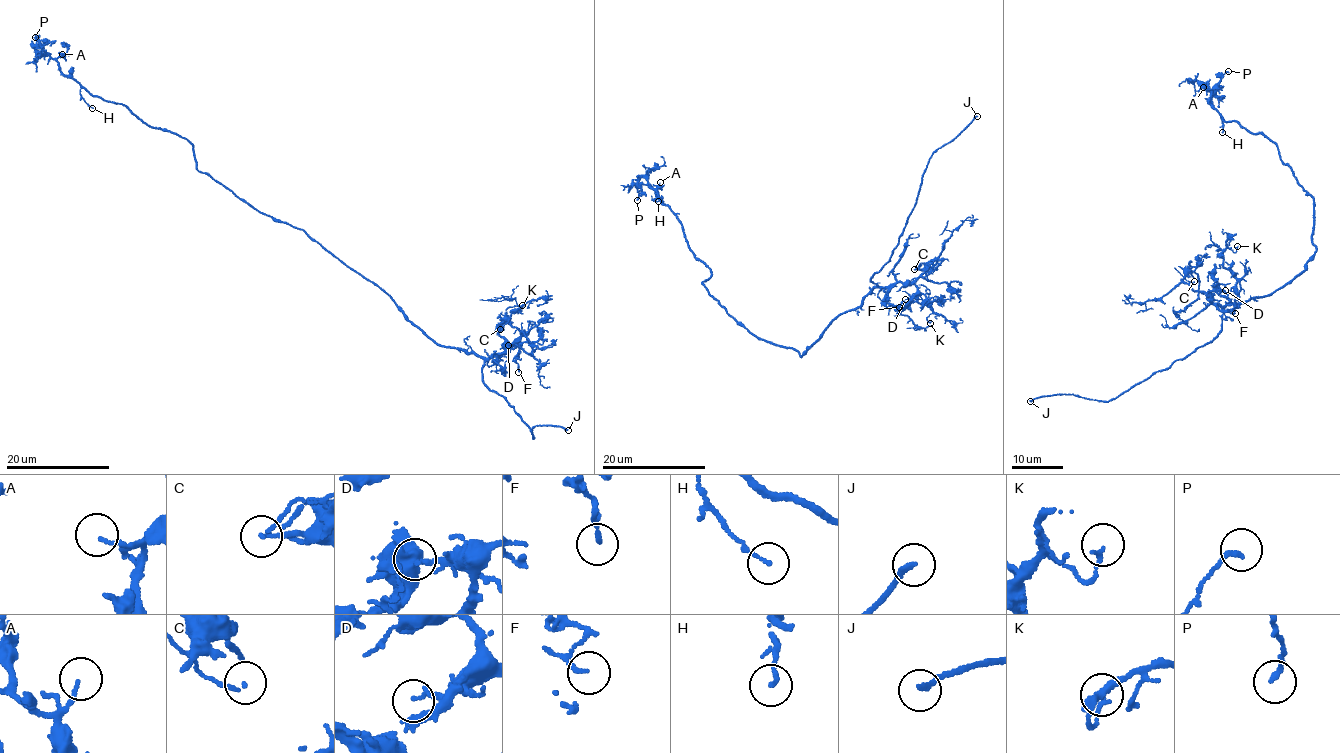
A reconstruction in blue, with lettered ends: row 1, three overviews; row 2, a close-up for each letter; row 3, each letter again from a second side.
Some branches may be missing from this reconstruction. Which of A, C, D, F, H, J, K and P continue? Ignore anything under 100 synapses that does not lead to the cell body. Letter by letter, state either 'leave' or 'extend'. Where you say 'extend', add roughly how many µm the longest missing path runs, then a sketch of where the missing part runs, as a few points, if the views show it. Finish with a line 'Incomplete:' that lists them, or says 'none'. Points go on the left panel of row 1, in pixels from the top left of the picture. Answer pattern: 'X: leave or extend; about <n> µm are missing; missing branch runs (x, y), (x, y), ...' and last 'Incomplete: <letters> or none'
A: leave
C: leave
D: leave
F: leave
H: leave
J: extend; about 8 µm are missing; missing branch runs (568, 430), (588, 433), (591, 435), (588, 439)
K: leave
P: leave
Incomplete: J

